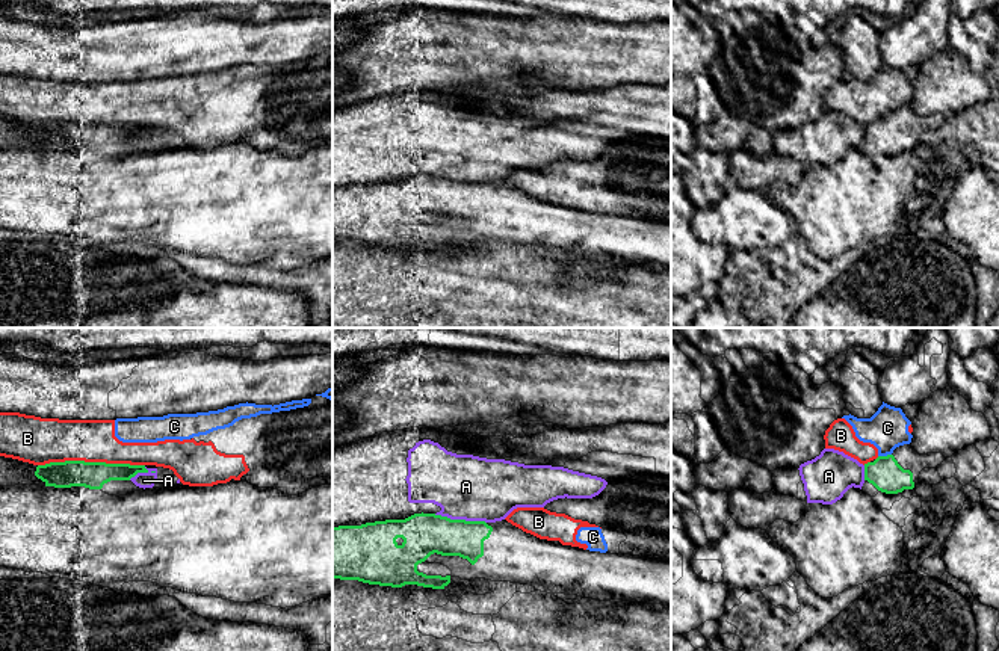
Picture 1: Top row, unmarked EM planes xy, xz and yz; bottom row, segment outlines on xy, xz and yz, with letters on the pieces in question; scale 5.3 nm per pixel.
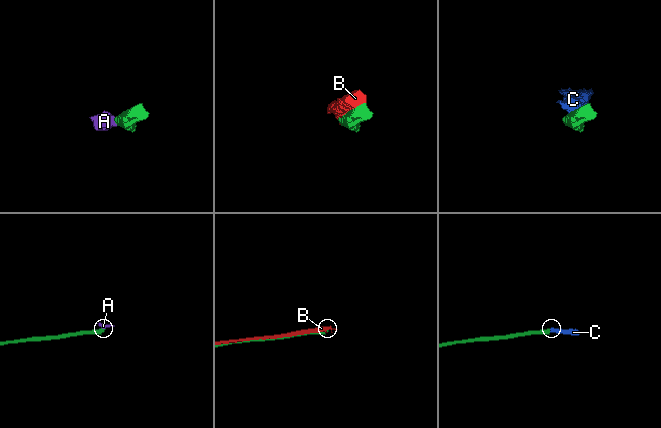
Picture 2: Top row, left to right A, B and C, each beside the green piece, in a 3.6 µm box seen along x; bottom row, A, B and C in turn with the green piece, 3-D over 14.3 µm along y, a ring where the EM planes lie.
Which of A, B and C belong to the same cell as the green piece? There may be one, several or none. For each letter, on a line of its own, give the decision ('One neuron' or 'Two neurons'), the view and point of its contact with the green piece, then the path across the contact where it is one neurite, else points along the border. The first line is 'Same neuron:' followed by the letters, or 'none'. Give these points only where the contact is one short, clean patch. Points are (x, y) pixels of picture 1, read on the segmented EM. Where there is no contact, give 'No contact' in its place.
Same neuron: none
A: Two neurons. Touches green at xz (460, 520). Boundary: xz (434, 514), (451, 518), (482, 520), (485, 523)
B: Two neurons. Touches green at xy (91, 462)
C: Two neurons. Touches green at yz (884, 456). Boundary: yz (890, 453), (878, 456)

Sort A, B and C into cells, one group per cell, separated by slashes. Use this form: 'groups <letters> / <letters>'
groups A / B C

